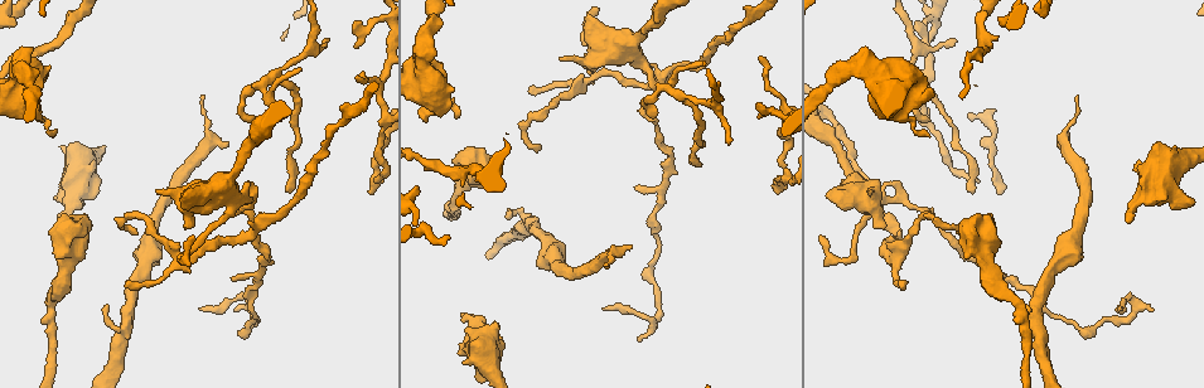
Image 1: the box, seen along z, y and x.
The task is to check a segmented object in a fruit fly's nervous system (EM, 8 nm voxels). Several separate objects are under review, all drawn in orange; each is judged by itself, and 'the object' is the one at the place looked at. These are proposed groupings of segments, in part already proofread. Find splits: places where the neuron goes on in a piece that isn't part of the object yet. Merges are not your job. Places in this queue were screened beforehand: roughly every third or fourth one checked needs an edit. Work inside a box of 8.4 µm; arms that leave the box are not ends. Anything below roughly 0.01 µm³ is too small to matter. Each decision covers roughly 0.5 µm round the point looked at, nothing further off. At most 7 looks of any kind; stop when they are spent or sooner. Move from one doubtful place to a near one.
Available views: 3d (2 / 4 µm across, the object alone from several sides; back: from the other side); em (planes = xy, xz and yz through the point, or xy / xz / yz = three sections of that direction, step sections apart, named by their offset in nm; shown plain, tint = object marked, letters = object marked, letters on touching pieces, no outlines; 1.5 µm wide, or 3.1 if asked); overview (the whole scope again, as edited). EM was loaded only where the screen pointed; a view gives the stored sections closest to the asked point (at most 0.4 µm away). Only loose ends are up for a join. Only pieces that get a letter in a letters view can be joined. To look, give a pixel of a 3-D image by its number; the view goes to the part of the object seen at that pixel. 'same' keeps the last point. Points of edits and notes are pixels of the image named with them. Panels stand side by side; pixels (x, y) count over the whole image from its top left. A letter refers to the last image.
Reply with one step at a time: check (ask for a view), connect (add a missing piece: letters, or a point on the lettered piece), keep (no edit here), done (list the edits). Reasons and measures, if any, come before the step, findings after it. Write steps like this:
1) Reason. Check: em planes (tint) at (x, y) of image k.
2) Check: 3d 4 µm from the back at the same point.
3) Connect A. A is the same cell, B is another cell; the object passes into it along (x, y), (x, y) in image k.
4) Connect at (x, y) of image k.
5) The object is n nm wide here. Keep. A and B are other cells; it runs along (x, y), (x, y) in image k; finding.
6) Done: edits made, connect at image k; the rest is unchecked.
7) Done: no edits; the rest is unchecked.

Tapers out. Check: em yz step 8 (letters) at (357, 76) of image 1.

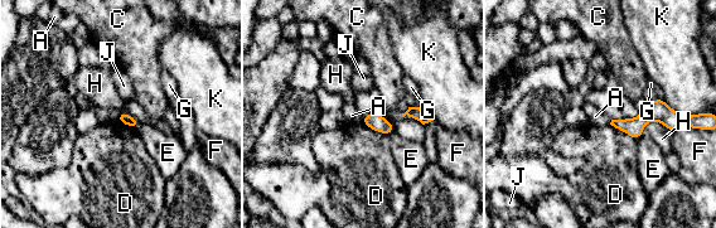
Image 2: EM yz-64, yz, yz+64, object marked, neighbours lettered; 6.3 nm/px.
Keep. A, C, D, E, F, G, H, J and K are other cells; it runs along (678, 117), (614, 122) in image 2; none of them fits.

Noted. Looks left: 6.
An open end. Check: em planes (letters) at (631, 247) of image 1.

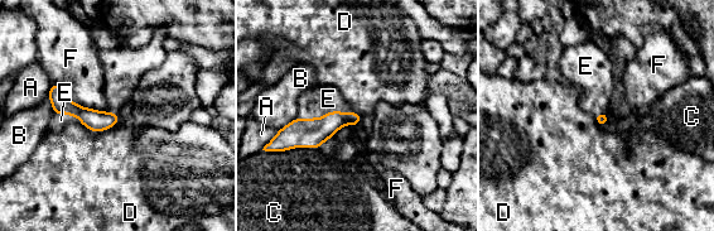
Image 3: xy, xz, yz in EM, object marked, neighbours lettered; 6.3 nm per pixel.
Connect E. E is the same cell, A, B, C, D and F are other cells; the object passes into it along (312, 133), (327, 112), (317, 102) in image 3; the neuron continues.

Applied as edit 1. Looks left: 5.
Free end. Check: em planes (letters) at (970, 251) of image 1.

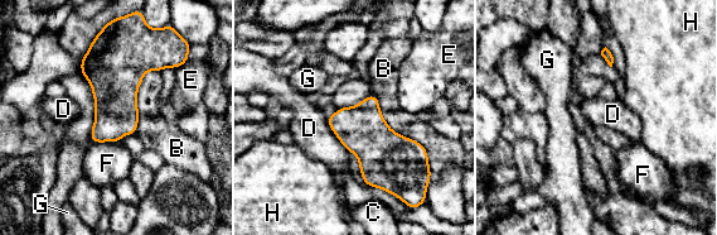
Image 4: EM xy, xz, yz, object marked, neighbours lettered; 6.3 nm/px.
The object is 280 nm wide here; the longest contact is with B, 600 nm. Keep. B, C, D, E, F, G and H are other cells; none of them fits.

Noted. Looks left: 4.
Done: edits made, connect at image 3; the rest is unchecked.

